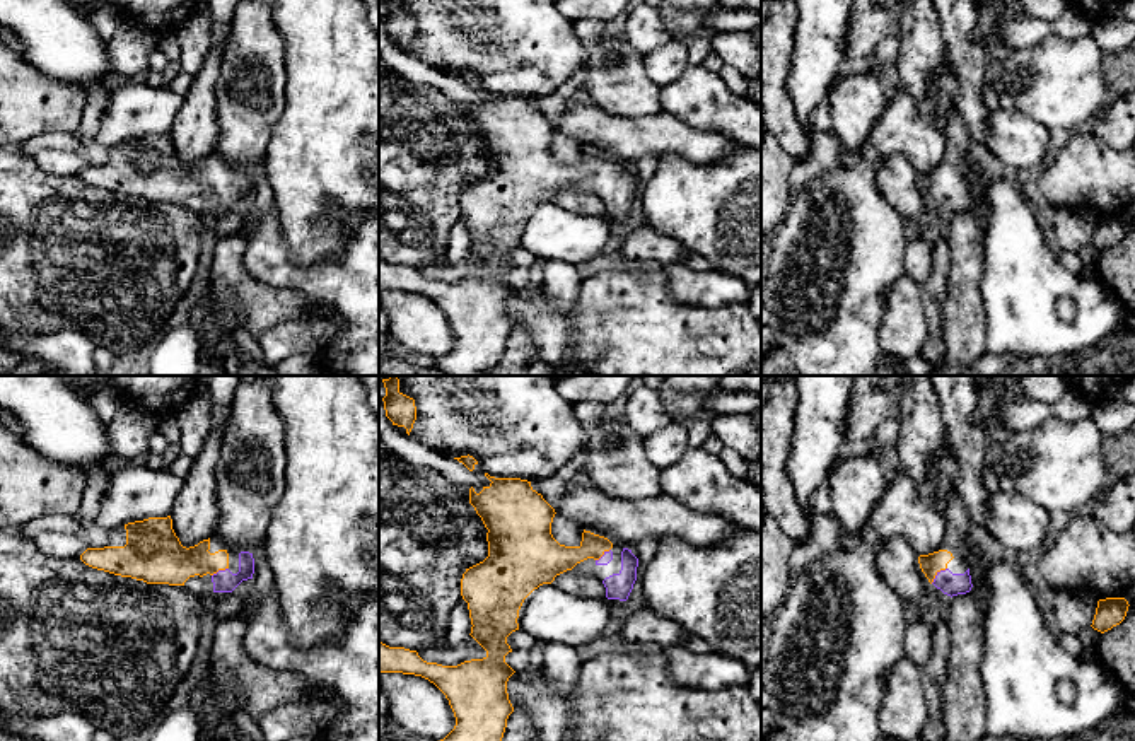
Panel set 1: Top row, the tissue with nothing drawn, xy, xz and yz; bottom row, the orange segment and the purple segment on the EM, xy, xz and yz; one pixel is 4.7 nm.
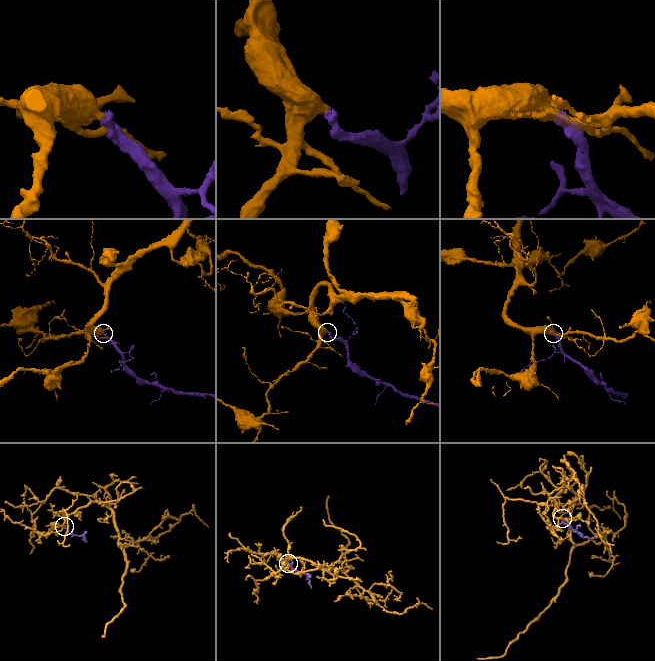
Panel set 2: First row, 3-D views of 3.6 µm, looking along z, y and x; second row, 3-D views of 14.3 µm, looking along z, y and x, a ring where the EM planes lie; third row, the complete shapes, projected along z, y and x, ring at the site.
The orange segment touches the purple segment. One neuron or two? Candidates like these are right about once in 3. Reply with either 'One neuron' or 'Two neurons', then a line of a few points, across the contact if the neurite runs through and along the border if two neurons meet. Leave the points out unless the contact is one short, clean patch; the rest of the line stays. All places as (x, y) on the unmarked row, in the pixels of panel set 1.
One neuron. Line: yz (931, 181), (936, 192), (951, 202)

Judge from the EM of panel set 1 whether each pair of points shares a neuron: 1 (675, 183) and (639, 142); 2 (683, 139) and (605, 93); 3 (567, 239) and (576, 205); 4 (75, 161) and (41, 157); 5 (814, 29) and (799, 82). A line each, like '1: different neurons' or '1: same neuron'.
1: different neurons
2: different neurons
3: different neurons
4: same neuron
5: same neuron

